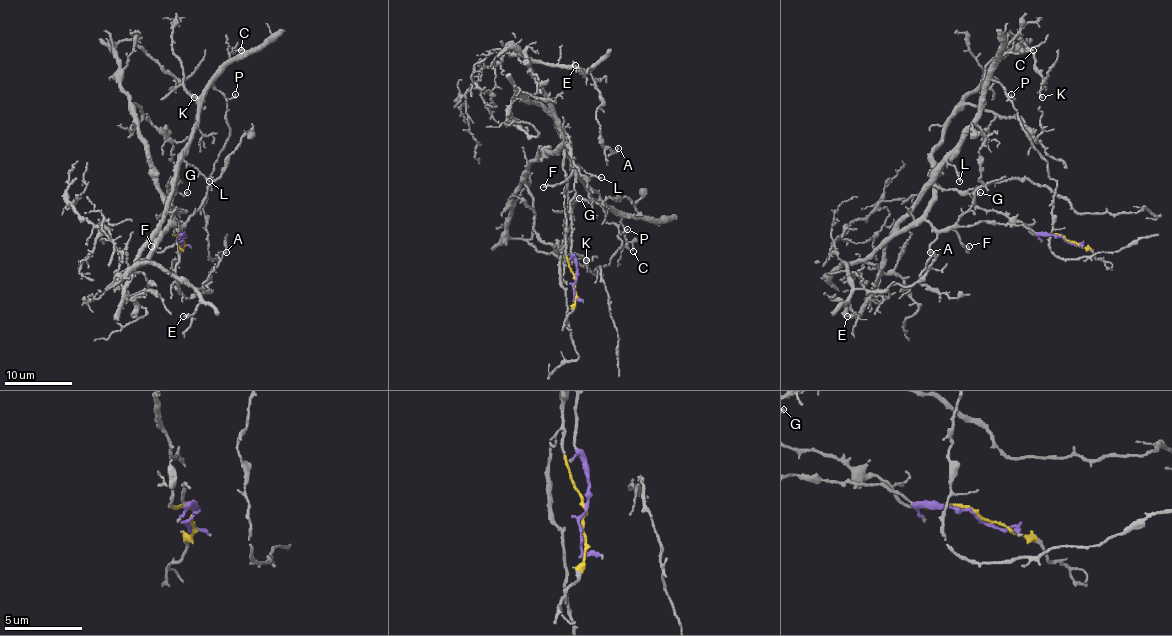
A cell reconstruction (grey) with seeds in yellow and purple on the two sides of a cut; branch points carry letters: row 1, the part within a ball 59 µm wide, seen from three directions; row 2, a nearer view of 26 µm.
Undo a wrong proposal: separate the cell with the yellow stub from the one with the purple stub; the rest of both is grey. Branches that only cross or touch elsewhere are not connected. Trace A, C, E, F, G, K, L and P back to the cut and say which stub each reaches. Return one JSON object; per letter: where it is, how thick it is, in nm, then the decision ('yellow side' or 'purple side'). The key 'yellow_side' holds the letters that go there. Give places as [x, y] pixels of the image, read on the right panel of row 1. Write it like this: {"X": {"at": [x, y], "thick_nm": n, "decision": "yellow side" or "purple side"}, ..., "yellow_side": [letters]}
{"A": {"at": [930, 252], "thick_nm": 140, "decision": "purple side"}, "C": {"at": [1033, 50], "thick_nm": 110, "decision": "yellow side"}, "E": {"at": [847, 316], "thick_nm": 240, "decision": "purple side"}, "F": {"at": [969, 246], "thick_nm": 180, "decision": "purple side"}, "G": {"at": [980, 192], "thick_nm": 110, "decision": "yellow side"}, "K": {"at": [1042, 97], "thick_nm": 150, "decision": "purple side"}, "L": {"at": [959, 181], "thick_nm": 180, "decision": "yellow side"}, "P": {"at": [1011, 94], "thick_nm": 140, "decision": "yellow side"}, "yellow_side": ["C", "G", "L", "P"]}

